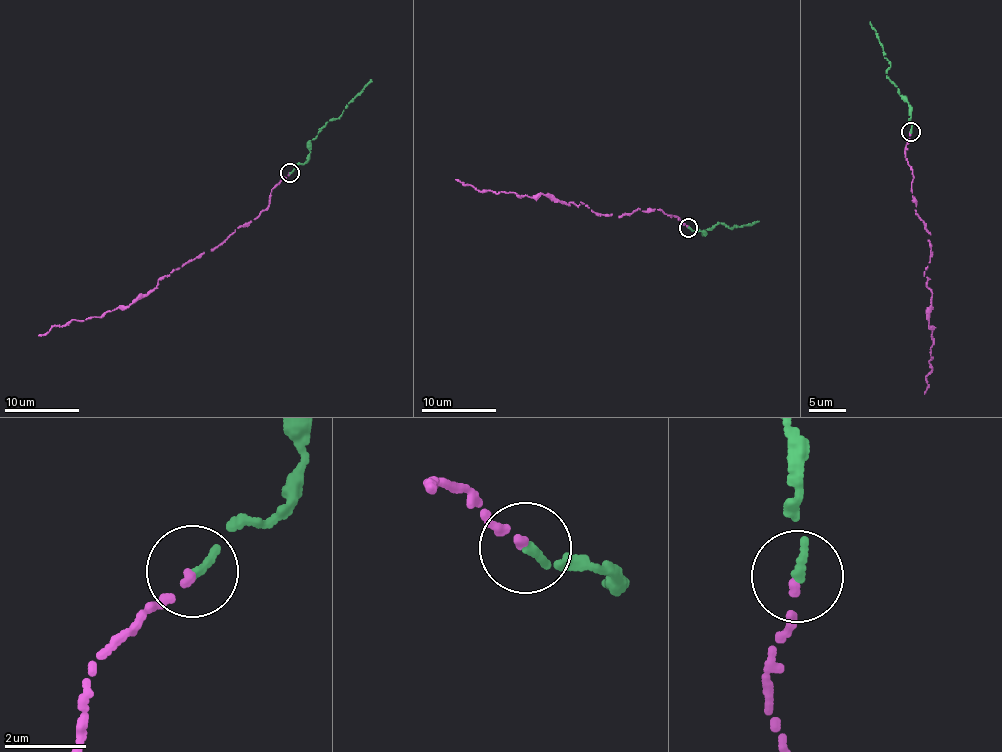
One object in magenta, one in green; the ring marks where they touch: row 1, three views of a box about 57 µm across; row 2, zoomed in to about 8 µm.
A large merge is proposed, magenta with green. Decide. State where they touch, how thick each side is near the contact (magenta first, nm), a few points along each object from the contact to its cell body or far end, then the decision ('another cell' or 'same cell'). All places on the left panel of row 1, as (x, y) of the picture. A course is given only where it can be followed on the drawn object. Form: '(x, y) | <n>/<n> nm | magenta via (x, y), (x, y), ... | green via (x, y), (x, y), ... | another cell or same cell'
(290, 173) | 180/200 nm | magenta via (289, 173), (253, 219), (128, 306), (100, 317), (70, 320), (39, 335) | green via (289, 173), (308, 159), (310, 142), (371, 80) | same cell

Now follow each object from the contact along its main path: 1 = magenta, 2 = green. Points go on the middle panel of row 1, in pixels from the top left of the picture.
1: (688, 227), (657, 209), (618, 217), (583, 203), (566, 205), (542, 193), (480, 191), (456, 179)
2: (688, 227), (704, 235), (705, 230), (721, 223), (729, 229), (758, 221)

